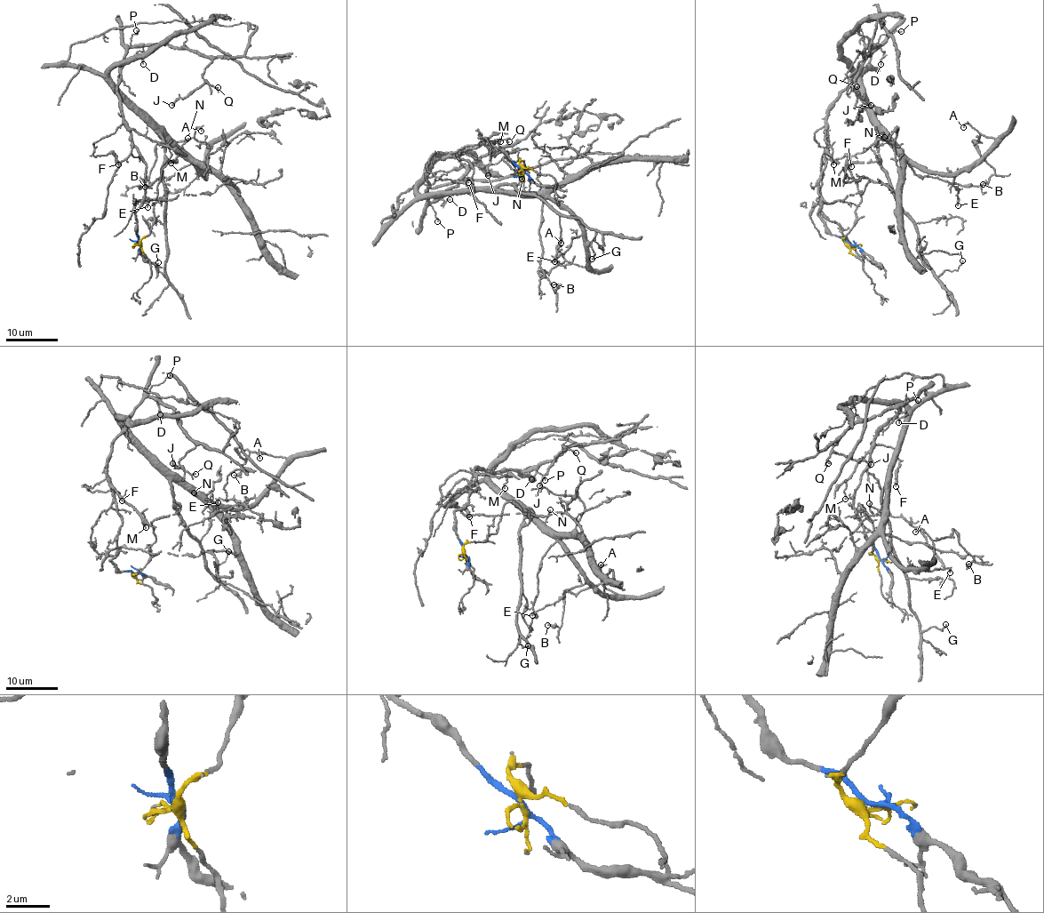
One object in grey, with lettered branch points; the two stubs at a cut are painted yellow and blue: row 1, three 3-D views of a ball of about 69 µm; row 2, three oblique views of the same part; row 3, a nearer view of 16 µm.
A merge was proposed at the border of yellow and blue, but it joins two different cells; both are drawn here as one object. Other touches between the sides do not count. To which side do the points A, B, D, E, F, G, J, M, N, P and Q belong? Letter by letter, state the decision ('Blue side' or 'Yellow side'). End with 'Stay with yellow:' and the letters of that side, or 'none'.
A: Yellow side
B: Yellow side
D: Blue side
E: Yellow side
F: Blue side
G: Yellow side
J: Blue side
M: Blue side
N: Yellow side
P: Blue side
Q: Blue side
Stay with yellow: A, B, E, G, N

